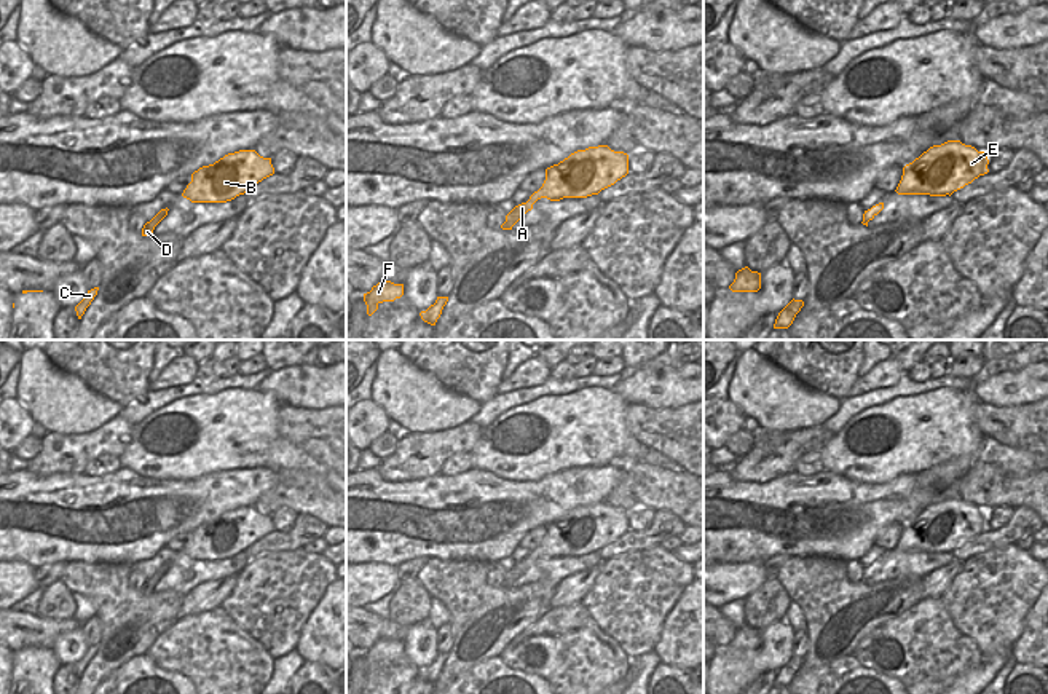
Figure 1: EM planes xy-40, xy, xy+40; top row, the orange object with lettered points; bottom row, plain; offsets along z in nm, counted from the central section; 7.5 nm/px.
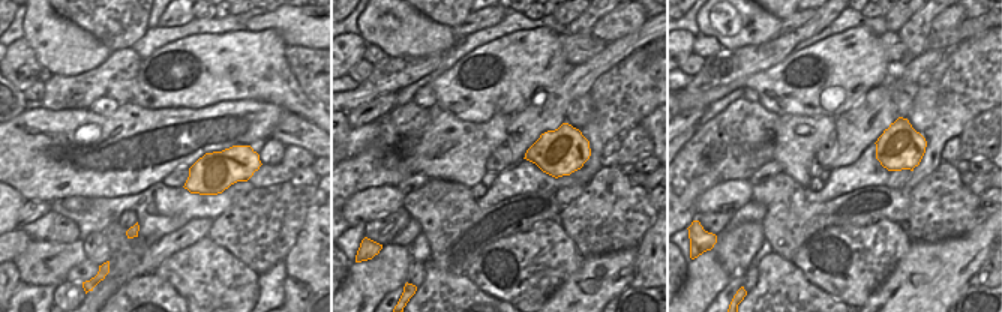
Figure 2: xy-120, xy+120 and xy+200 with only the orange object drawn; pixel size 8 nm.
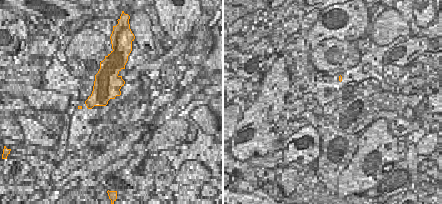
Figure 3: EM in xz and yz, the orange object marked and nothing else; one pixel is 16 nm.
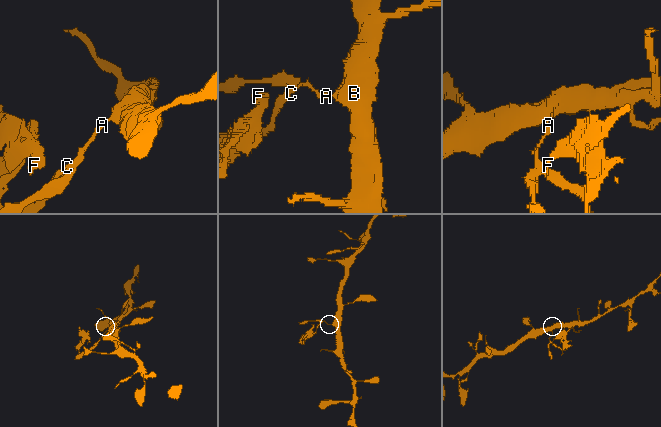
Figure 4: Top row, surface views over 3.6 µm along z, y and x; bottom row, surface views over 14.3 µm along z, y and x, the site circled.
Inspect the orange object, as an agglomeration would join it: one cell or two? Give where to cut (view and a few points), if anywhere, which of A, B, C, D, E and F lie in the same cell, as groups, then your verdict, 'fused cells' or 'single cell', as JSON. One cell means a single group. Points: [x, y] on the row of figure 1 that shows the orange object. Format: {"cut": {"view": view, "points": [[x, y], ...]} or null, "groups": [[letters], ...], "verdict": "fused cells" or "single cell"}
{"cut": {"view": "xy", "points": [[530, 197], [538, 198]]}, "groups": [["A", "C", "D", "F"], ["B", "E"]], "verdict": "fused cells"}

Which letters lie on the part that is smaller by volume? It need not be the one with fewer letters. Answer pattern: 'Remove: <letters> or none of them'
Remove: A, C, D, F

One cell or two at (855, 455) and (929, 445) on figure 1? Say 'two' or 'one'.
one

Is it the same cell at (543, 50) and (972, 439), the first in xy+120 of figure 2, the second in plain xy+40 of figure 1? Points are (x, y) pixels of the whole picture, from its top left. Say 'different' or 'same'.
same

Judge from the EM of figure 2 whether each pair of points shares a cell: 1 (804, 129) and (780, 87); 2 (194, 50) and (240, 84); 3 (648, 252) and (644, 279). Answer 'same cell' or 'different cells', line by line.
1: different cells
2: same cell
3: same cell

